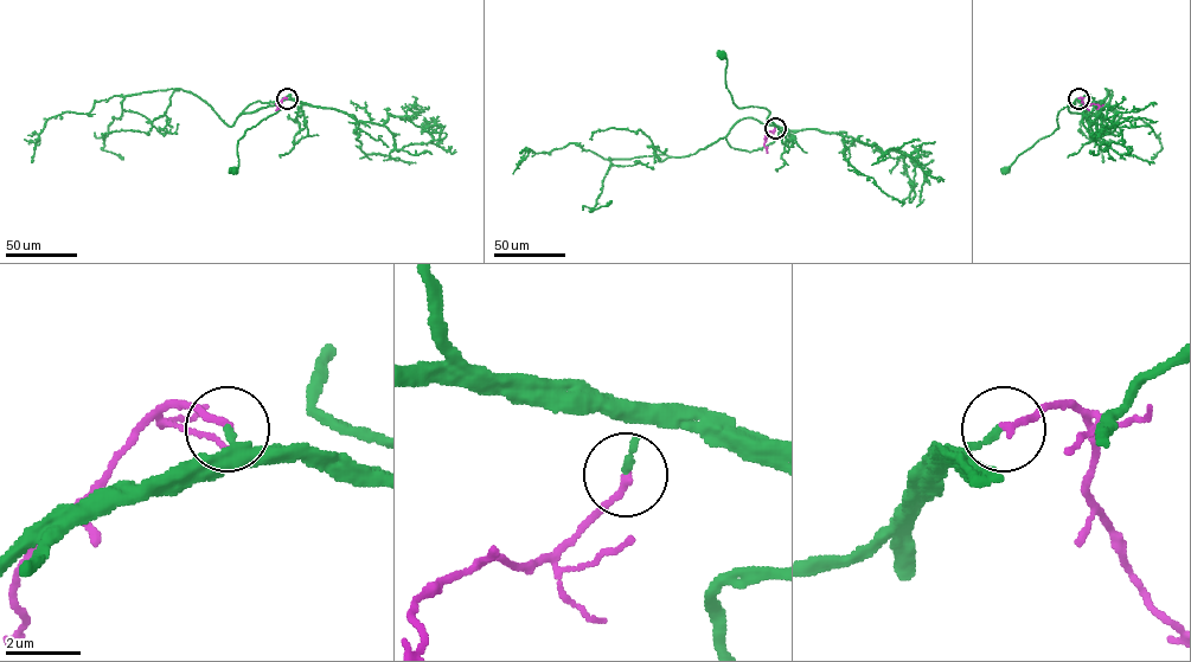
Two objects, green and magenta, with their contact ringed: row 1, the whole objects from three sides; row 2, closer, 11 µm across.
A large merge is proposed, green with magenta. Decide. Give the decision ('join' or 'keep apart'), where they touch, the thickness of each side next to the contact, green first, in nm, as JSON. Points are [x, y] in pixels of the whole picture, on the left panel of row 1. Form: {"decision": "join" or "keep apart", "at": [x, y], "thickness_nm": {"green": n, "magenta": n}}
{"decision": "join", "at": [287, 98], "thickness_nm": {"green": 190, "magenta": 190}}

